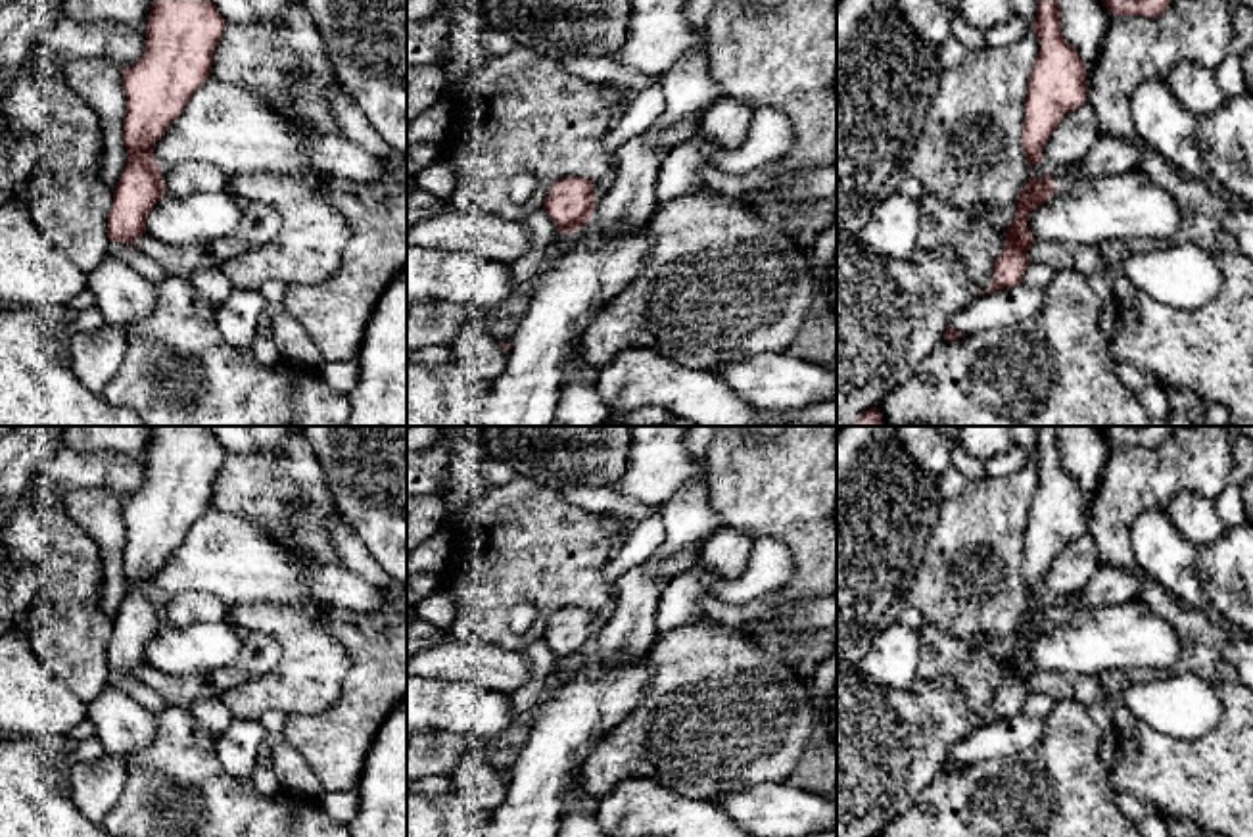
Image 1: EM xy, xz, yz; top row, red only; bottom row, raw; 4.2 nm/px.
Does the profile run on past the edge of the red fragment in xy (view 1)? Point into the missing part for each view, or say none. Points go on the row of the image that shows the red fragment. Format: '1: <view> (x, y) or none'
1: none

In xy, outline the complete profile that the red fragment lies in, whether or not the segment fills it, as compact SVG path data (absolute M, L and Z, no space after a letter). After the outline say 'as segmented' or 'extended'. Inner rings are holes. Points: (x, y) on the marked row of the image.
M152 0L146 52L123 69L127 165L107 213L109 242L134 246L146 217L165 194L152 146L209 79L226 23L211 0Z; as segmented

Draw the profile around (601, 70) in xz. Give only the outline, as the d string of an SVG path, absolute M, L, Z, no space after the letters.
M566 56L558 61L568 73L583 77L595 84L612 83L641 92L660 81L658 75L641 73L604 56Z

